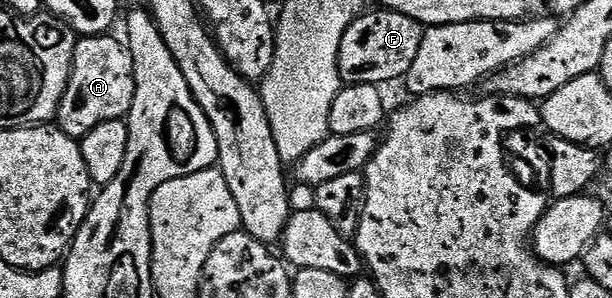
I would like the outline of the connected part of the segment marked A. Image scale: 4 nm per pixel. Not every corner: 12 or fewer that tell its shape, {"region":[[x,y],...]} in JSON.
{"region":[[113,34],[74,46],[56,116],[68,137],[125,120],[130,49]]}

